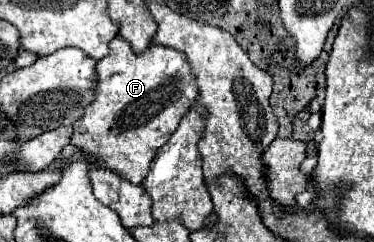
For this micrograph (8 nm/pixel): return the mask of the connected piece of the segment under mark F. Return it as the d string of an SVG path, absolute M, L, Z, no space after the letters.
M115 37L109 43L109 55L97 61L97 81L93 95L95 99L83 109L83 115L73 123L71 143L95 157L101 167L125 177L133 185L139 185L145 179L157 149L163 147L165 141L169 141L179 121L193 105L193 99L197 99L197 87L193 83L189 61L179 51L149 45L145 53L135 55L123 39Z

